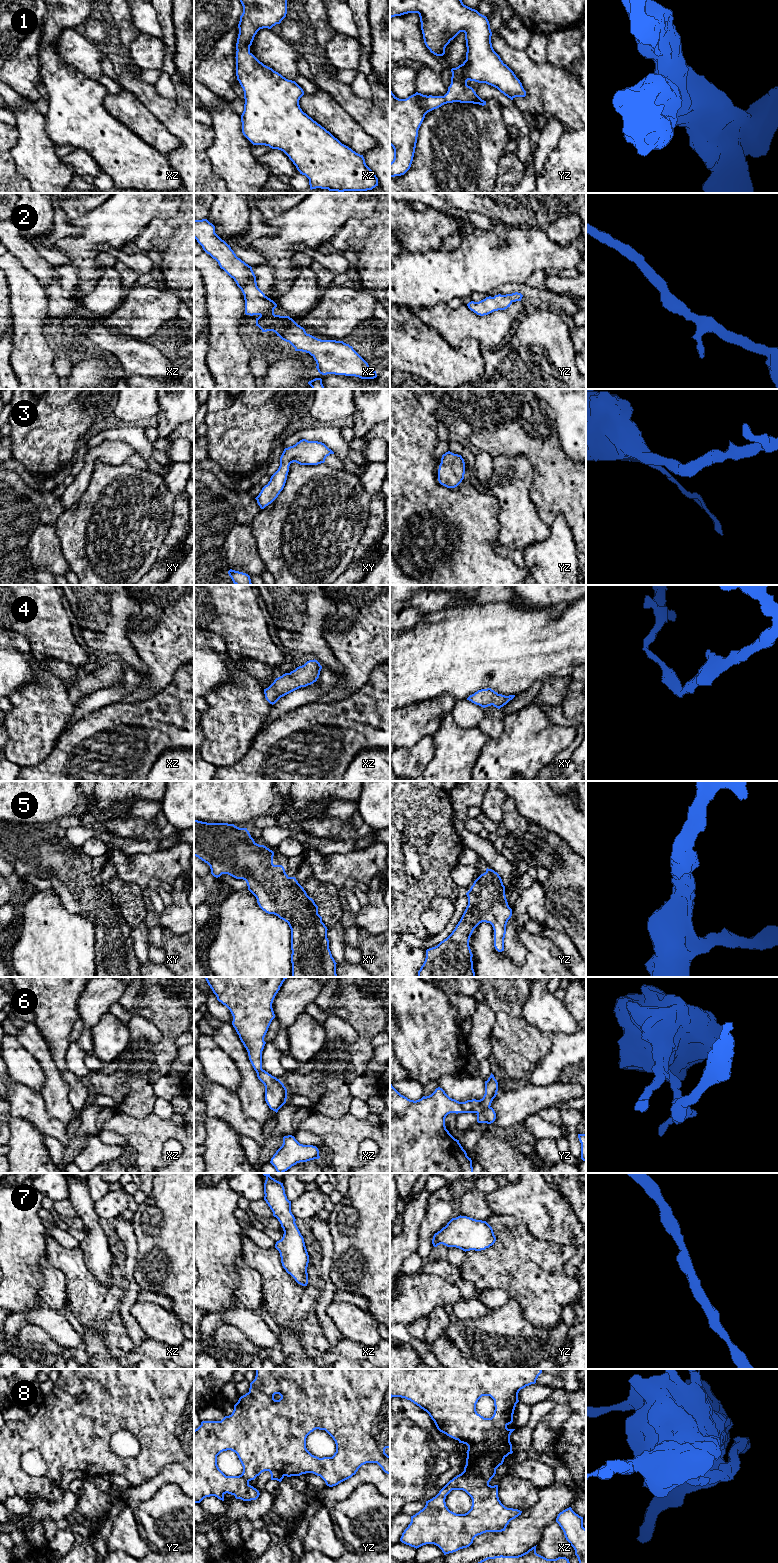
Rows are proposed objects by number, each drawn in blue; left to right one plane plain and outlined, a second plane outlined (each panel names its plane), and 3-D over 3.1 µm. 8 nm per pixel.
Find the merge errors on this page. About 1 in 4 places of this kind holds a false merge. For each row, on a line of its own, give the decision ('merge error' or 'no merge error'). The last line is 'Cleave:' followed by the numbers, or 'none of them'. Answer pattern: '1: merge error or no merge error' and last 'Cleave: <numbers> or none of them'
1: no merge error
2: no merge error
3: no merge error
4: no merge error
5: no merge error
6: merge error
7: no merge error
8: merge error
Cleave: 6, 8

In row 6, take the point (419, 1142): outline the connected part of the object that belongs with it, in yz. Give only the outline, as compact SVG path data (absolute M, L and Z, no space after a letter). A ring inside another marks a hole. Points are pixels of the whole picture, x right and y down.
M491 1073L485 1081L485 1094L482 1099L459 1102L450 1098L438 1087L429 1096L410 1100L401 1095L390 1083L390 1173L473 1173L472 1160L467 1156L459 1140L455 1139L445 1126L445 1118L450 1113L479 1113L491 1106L498 1091L498 1082Z

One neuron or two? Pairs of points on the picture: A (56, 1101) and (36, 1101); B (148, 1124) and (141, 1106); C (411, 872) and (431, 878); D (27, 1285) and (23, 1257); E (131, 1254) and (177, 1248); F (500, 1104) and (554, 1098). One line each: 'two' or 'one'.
A: two
B: two
C: two
D: one
E: two
F: one

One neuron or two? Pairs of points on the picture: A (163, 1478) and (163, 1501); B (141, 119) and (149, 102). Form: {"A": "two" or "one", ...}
{"A": "two", "B": "two"}

